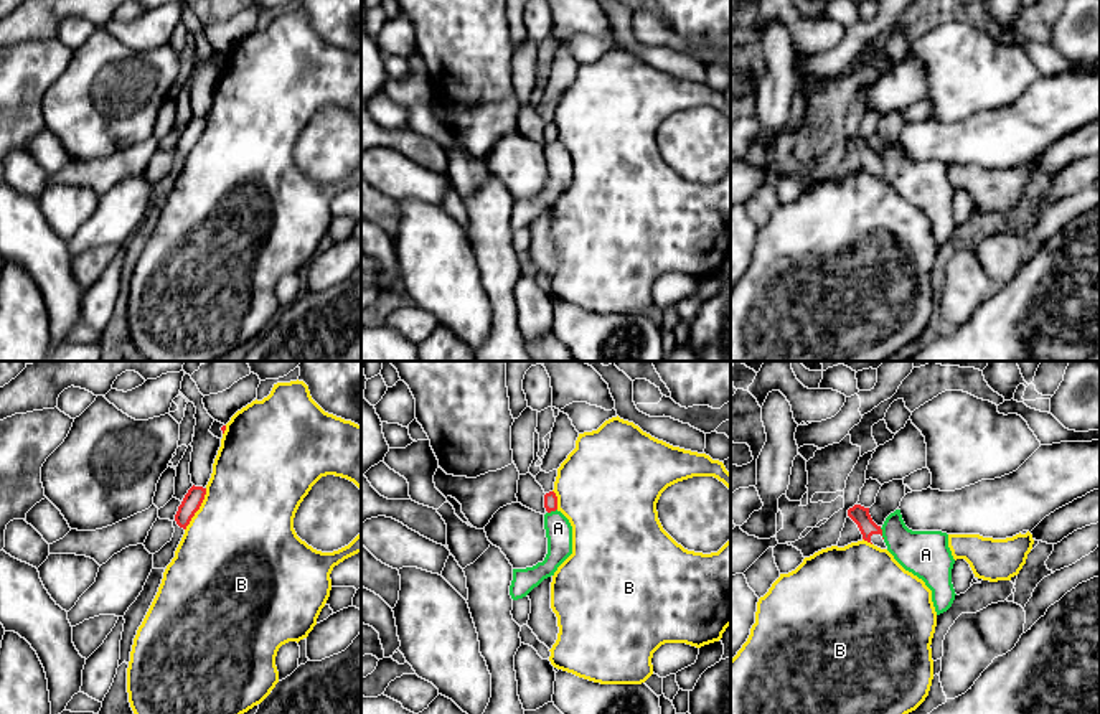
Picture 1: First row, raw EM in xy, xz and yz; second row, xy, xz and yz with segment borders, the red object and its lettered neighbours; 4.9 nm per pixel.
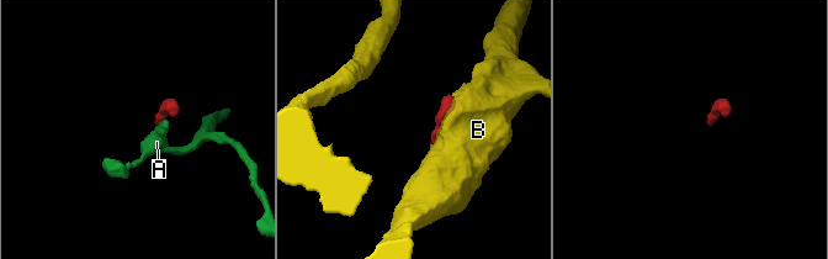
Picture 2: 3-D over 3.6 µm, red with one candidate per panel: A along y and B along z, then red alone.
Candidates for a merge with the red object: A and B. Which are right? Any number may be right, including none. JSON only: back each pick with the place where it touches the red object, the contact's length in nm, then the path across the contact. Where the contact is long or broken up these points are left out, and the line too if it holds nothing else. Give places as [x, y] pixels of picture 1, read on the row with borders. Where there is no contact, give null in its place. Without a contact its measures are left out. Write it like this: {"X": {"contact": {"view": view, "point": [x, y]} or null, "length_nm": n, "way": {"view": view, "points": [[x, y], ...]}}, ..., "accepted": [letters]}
{"accepted": []}

